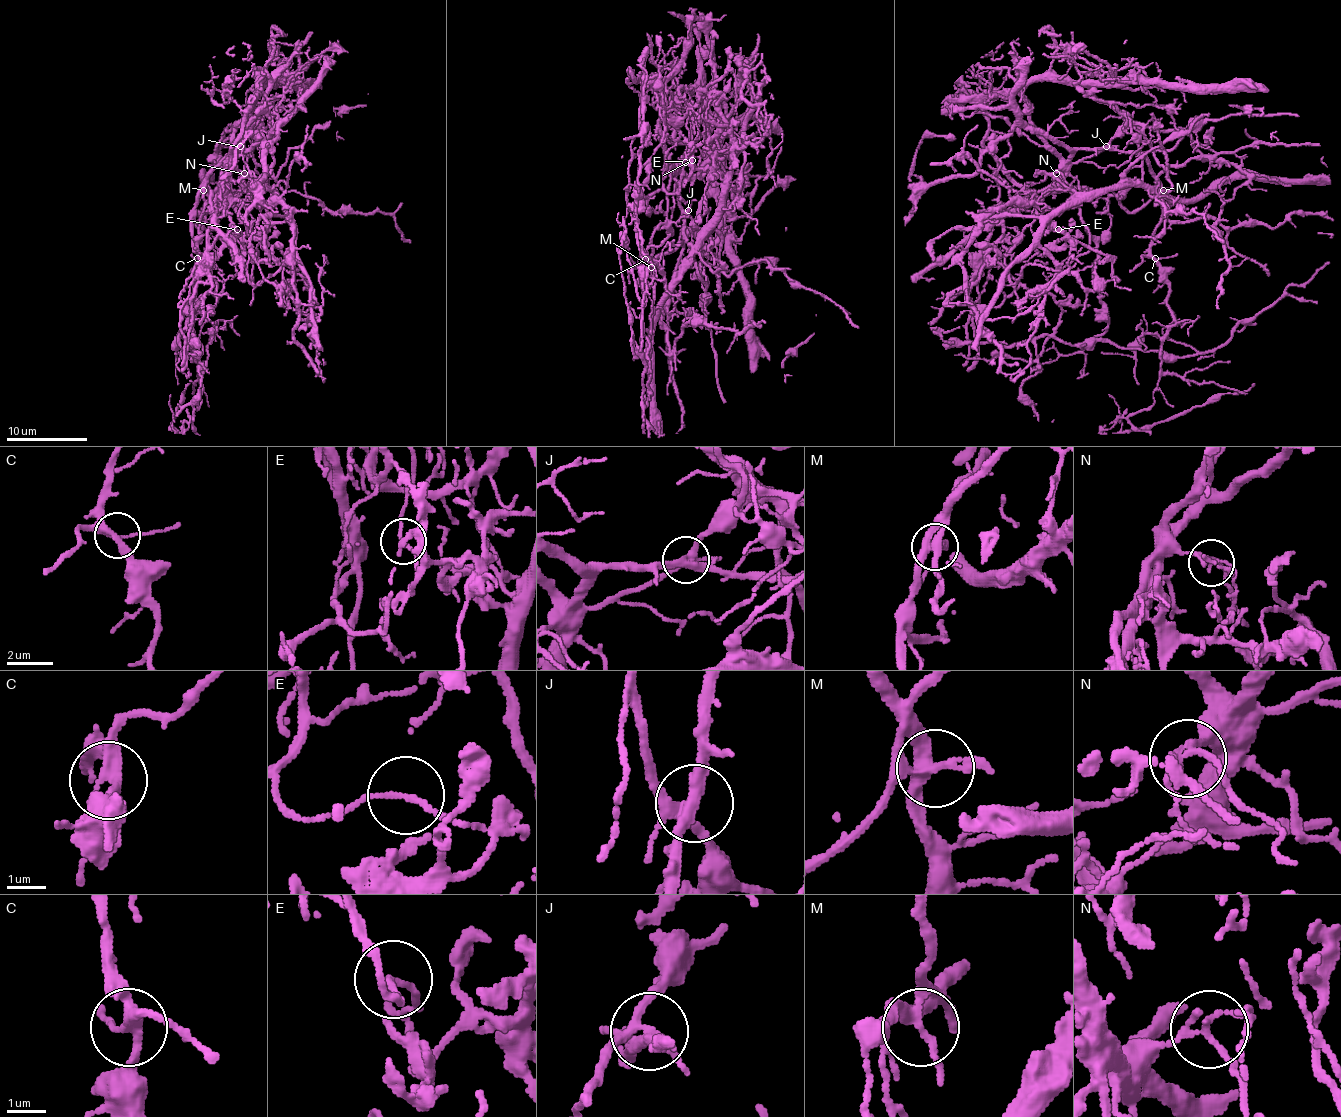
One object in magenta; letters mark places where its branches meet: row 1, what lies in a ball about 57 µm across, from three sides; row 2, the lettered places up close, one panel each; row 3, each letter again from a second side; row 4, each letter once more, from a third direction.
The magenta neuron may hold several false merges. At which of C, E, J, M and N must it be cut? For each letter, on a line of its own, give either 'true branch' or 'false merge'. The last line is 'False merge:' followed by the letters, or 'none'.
C: true branch
E: false merge
J: false merge
M: false merge
N: true branch
False merge: E, J, M

